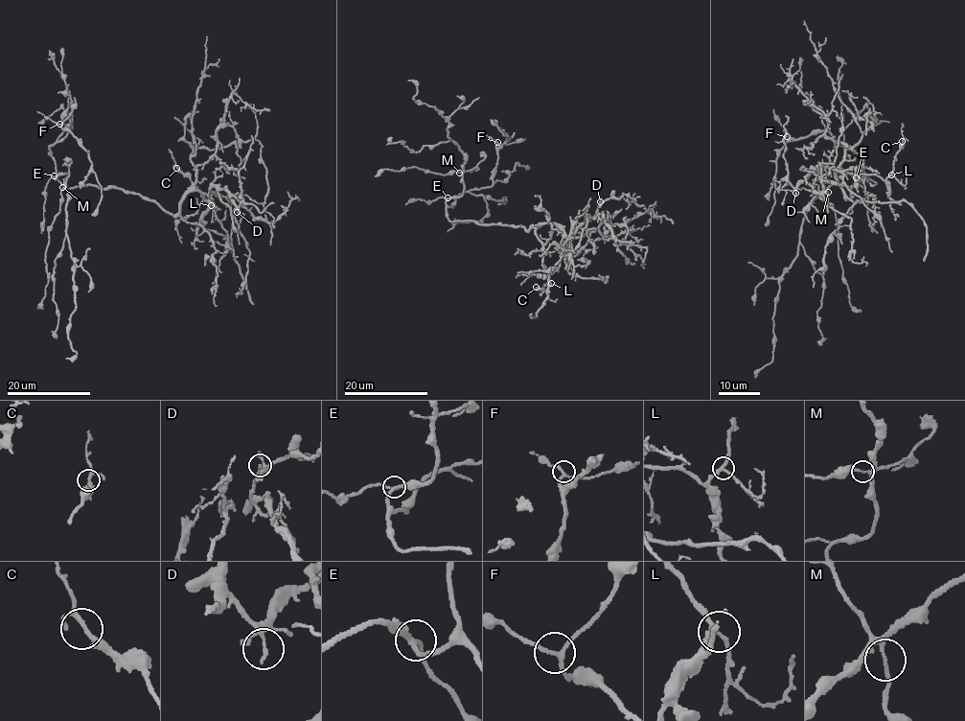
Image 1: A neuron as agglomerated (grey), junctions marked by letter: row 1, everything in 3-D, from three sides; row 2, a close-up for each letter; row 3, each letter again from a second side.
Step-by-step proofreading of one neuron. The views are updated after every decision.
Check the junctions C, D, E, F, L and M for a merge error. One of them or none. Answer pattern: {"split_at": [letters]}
{"split_at": []}

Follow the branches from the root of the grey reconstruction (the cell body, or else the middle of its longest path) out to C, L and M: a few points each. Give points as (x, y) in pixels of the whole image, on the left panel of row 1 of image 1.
C: (92, 185), (139, 193), (173, 215), (186, 193), (196, 191), (213, 202), (208, 209), (204, 196), (176, 168)
L: (92, 185), (139, 193), (173, 215), (177, 214), (180, 200), (191, 190), (211, 200), (208, 209), (211, 205)
M: (92, 185), (66, 189), (55, 178), (66, 174), (62, 188)

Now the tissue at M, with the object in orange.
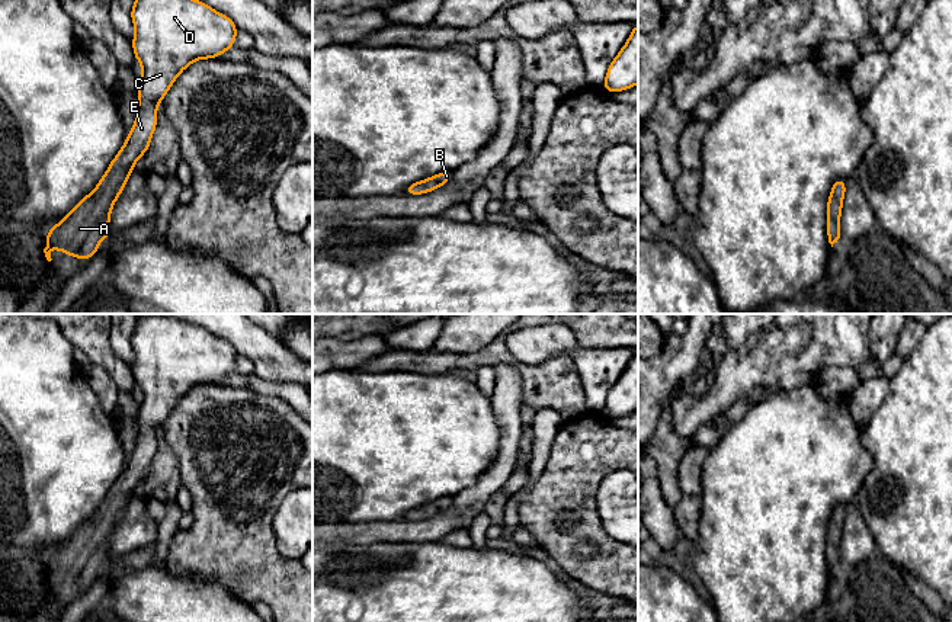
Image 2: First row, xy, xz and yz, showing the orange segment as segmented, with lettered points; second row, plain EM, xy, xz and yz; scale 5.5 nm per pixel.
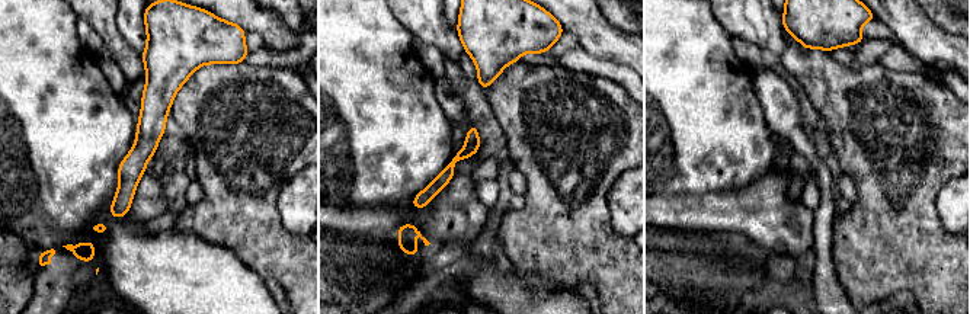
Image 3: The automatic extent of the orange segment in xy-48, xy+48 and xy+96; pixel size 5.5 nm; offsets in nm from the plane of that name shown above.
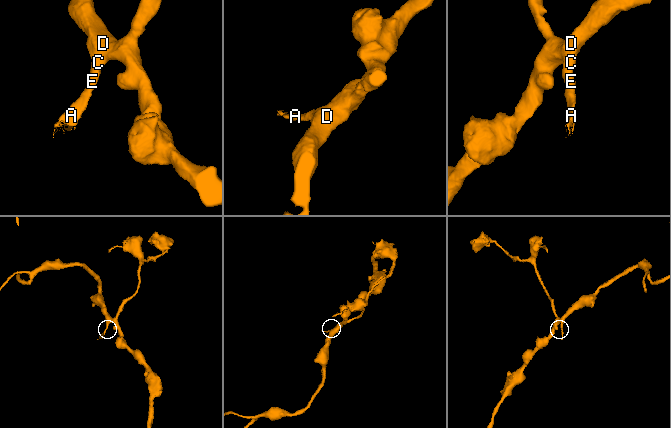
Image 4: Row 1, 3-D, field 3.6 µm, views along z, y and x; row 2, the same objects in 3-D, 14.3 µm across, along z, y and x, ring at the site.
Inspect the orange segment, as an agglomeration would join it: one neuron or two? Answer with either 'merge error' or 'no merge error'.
no merge error

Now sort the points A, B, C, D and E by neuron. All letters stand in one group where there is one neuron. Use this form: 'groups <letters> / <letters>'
groups A B C D E

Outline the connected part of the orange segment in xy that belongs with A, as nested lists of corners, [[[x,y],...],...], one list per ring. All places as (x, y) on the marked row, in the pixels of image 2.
[[[135,0],[131,19],[135,26],[135,36],[131,44],[134,55],[142,67],[135,124],[96,189],[84,196],[62,221],[48,230],[47,247],[44,249],[48,262],[52,260],[51,247],[57,247],[76,259],[92,259],[96,254],[99,243],[110,235],[109,217],[113,203],[134,171],[134,163],[150,147],[157,126],[157,105],[161,103],[176,77],[189,64],[201,58],[214,60],[233,48],[238,31],[231,19],[199,0]]]

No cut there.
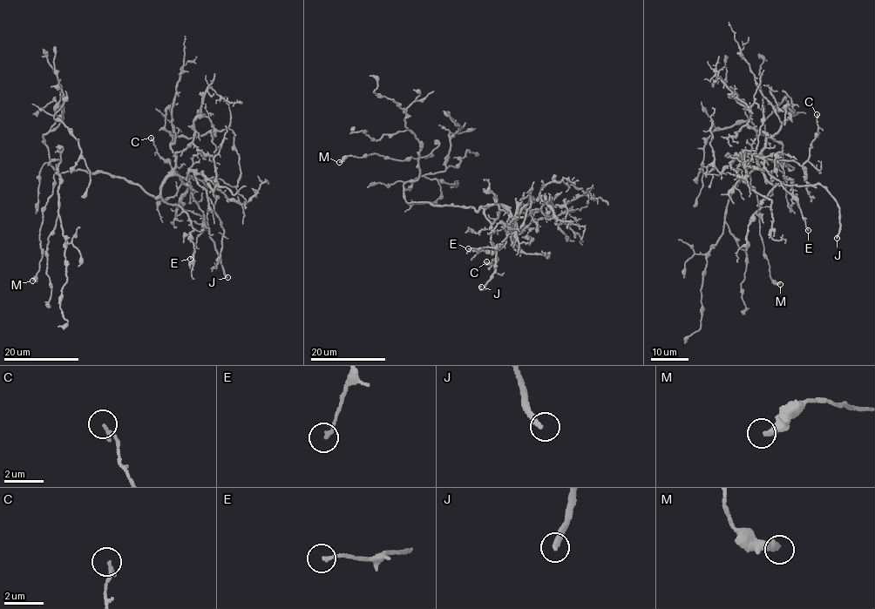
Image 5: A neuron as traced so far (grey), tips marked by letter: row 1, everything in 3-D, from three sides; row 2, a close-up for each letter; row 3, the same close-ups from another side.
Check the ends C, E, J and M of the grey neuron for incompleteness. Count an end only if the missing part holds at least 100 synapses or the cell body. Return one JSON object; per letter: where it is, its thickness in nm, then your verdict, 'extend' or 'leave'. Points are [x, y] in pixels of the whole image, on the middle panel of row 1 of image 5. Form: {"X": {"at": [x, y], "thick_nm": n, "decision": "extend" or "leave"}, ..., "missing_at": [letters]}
{"C": {"at": [486, 261], "thick_nm": 200, "decision": "leave"}, "E": {"at": [468, 248], "thick_nm": 170, "decision": "leave"}, "J": {"at": [481, 287], "thick_nm": 240, "decision": "extend"}, "M": {"at": [339, 162], "thick_nm": 340, "decision": "leave"}, "missing_at": ["J"]}

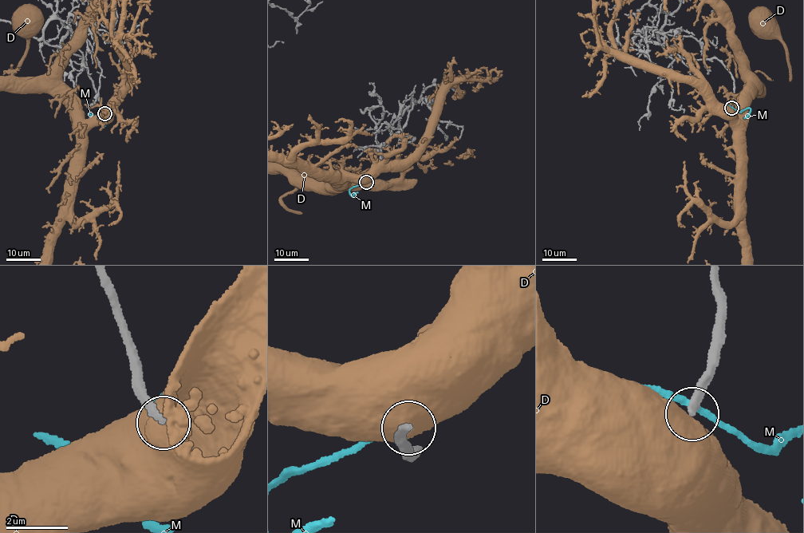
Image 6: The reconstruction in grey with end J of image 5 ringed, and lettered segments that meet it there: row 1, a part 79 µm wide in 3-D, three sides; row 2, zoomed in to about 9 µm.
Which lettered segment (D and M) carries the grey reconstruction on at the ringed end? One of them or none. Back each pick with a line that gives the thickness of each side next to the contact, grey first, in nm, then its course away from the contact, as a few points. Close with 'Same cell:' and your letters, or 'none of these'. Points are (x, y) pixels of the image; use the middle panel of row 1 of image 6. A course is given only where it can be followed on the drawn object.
Same cell: none of these

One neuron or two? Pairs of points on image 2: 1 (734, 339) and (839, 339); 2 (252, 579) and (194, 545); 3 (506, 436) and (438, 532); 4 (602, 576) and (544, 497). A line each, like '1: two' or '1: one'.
1: two
2: one
3: one
4: one

